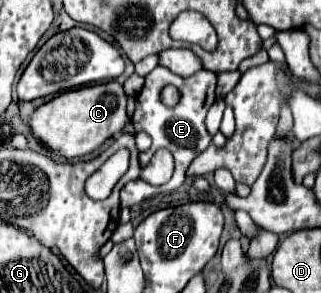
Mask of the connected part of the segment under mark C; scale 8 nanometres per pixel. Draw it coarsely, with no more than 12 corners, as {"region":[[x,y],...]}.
{"region":[[109,81],[63,91],[31,113],[49,151],[73,159],[125,131]]}

